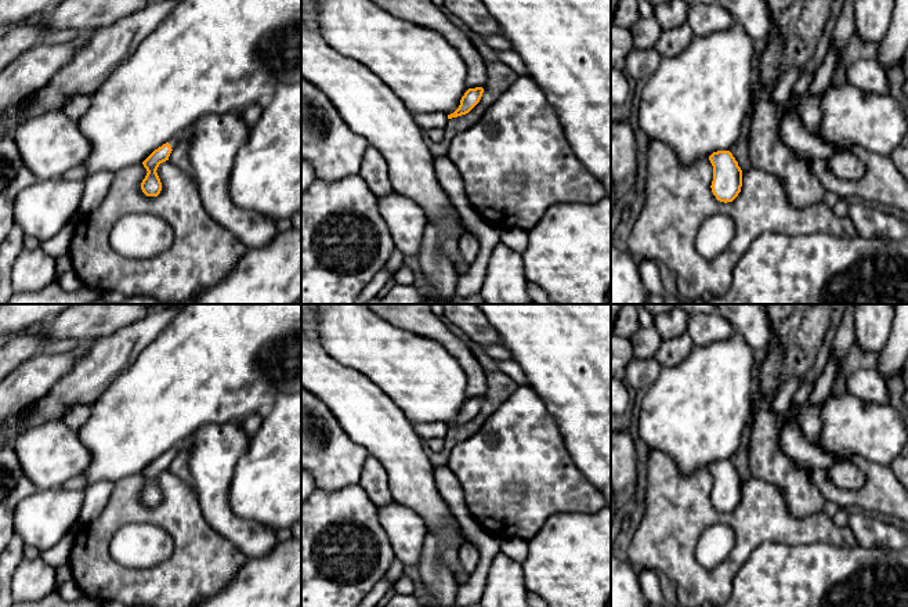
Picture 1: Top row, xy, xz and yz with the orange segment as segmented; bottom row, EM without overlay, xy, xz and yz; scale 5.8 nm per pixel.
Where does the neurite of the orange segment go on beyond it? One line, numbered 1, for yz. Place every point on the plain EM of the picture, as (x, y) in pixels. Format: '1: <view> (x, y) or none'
1: none

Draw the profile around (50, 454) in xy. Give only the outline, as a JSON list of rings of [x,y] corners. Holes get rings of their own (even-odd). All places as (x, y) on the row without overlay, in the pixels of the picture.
[[[62,420],[25,430],[15,438],[14,449],[37,491],[61,488],[69,478],[80,476],[91,459],[77,430],[69,429]]]

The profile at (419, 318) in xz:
[[[363,304],[390,324],[408,329],[423,337],[437,340],[455,357],[467,376],[466,394],[469,398],[485,397],[486,375],[469,346],[438,318],[430,304]]]

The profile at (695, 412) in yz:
[[[734,333],[708,346],[694,346],[690,355],[673,368],[662,368],[645,391],[639,416],[639,434],[655,451],[669,455],[684,476],[709,469],[713,462],[735,454],[752,412],[752,369],[755,351]]]

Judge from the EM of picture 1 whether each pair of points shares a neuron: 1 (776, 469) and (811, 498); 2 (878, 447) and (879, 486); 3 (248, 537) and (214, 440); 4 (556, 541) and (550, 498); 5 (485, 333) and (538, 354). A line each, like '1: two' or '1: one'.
1: one
2: two
3: one
4: two
5: two

